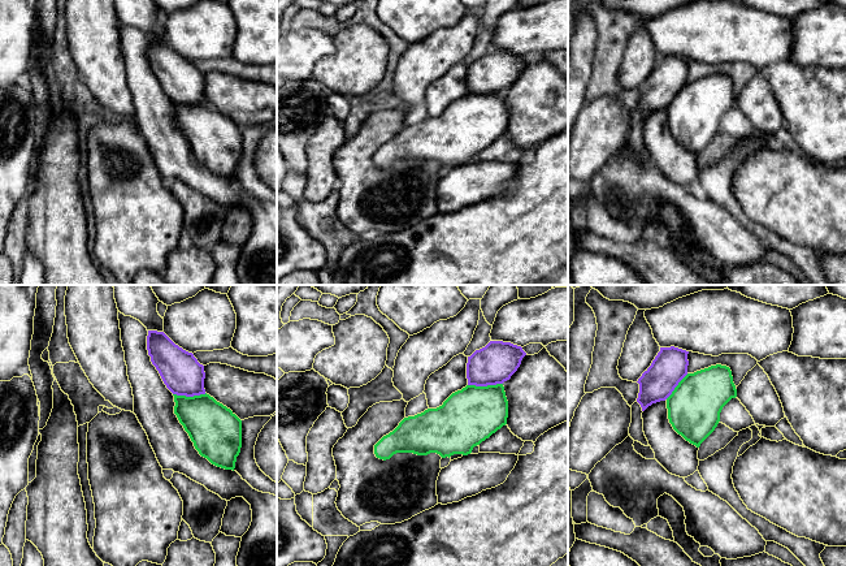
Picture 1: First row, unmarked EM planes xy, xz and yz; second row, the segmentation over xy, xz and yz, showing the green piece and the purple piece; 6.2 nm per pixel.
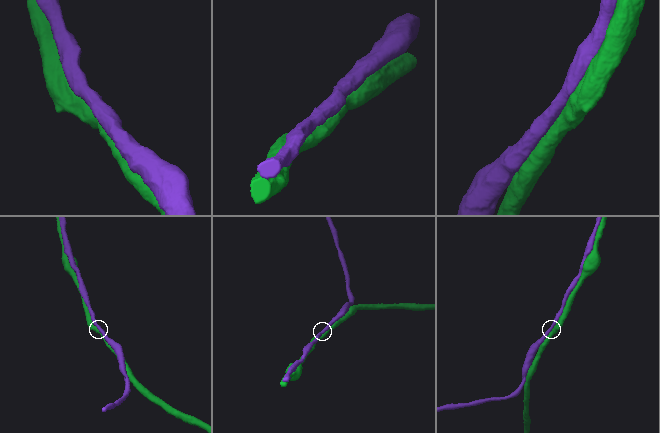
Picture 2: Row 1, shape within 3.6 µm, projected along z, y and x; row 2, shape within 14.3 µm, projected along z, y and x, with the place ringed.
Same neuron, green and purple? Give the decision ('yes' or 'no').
yes

